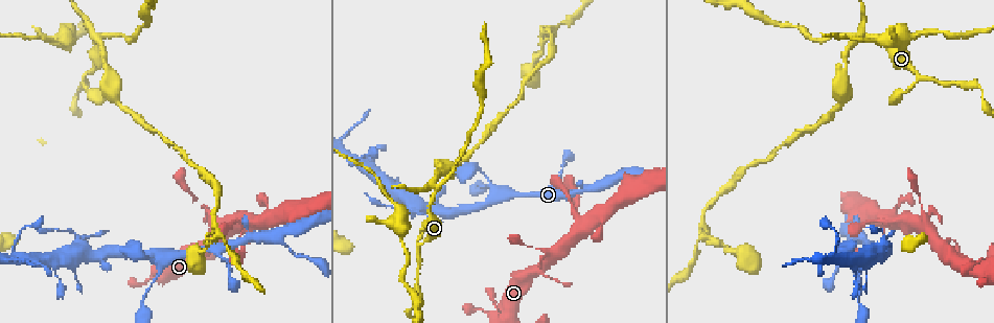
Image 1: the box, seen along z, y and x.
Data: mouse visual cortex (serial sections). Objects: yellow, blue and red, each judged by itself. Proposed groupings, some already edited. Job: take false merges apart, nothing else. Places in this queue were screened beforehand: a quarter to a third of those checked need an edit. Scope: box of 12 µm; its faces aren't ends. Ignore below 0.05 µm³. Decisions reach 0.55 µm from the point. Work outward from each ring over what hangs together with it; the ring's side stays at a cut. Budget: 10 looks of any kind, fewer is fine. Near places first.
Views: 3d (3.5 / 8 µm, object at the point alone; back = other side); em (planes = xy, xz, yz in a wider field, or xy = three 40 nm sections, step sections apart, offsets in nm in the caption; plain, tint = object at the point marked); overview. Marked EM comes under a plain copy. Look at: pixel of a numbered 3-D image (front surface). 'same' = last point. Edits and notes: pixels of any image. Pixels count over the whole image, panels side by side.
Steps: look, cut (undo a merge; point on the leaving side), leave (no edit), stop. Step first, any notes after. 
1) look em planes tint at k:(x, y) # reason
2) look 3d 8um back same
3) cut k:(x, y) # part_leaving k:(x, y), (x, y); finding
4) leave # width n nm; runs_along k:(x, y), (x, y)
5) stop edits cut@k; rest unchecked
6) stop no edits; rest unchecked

look 3d 3.5um back at 1:(498, 194) # four or more arms meet

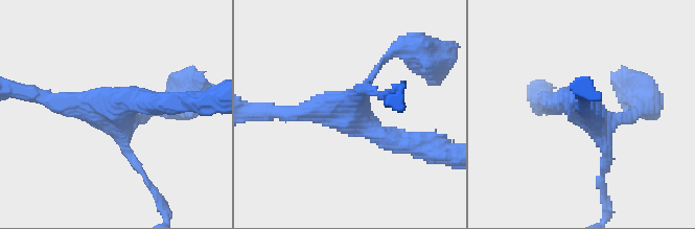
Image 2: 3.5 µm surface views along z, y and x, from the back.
leave # arm_widths 150, 200, 250, 300 nm; runs_along 2:(277, 112), (341, 109), (409, 143); continuous, no second cell

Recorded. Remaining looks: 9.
look 3d 3.5um at 1:(880, 255)

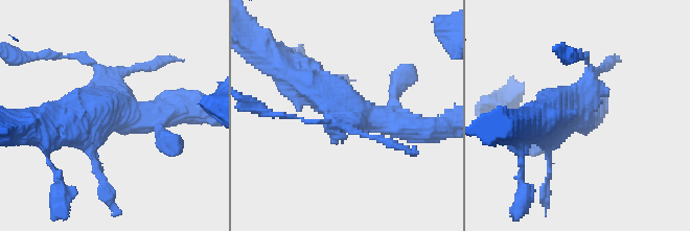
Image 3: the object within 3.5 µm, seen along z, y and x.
look em xy step 2 tint at 3:(346, 103) # shape alone is not enough

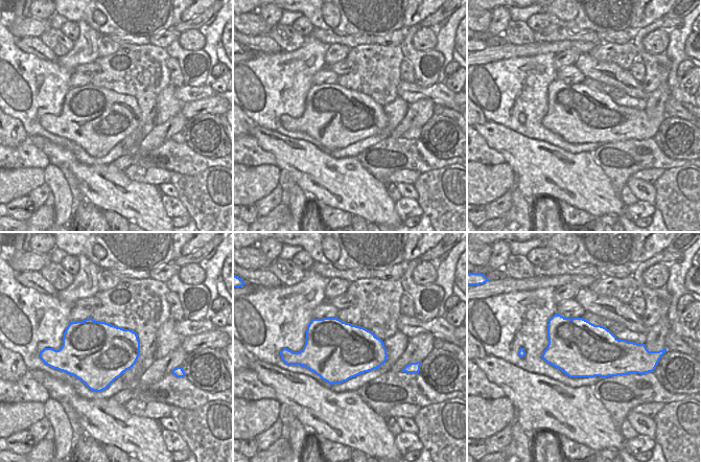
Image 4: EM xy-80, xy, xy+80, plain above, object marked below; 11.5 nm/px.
cut 3:(155, 64) # a second cell is stuck on

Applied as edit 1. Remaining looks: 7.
look overview

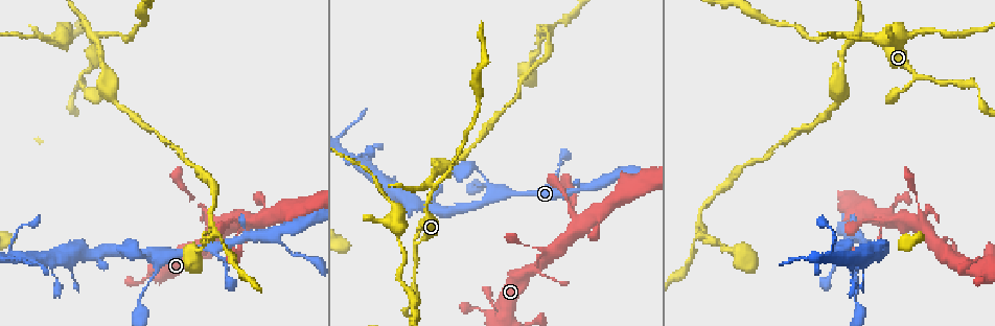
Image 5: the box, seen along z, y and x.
look 3d 8um back at 5:(192, 198) # calibre changes

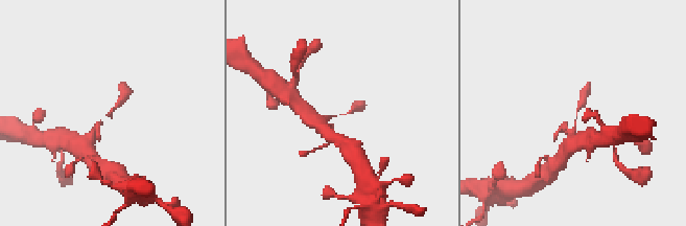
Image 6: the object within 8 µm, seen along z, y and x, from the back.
look 3d 3.5um at 6:(343, 114)

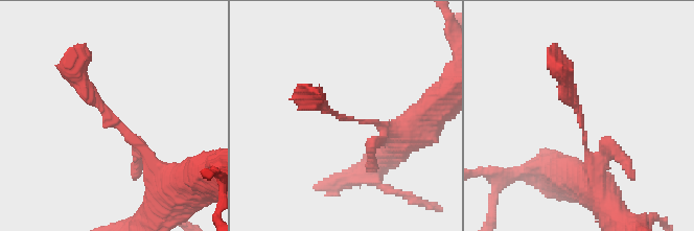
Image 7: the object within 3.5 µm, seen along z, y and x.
look em planes tint at 7:(582, 123) # arm_widths 200, 250 nm

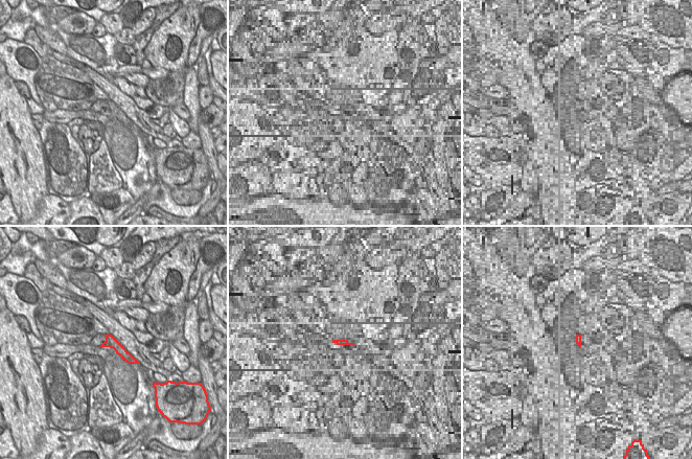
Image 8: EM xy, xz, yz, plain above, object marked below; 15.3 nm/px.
cut 7:(96, 99) # a second cell is stuck on

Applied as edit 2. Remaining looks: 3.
look overview

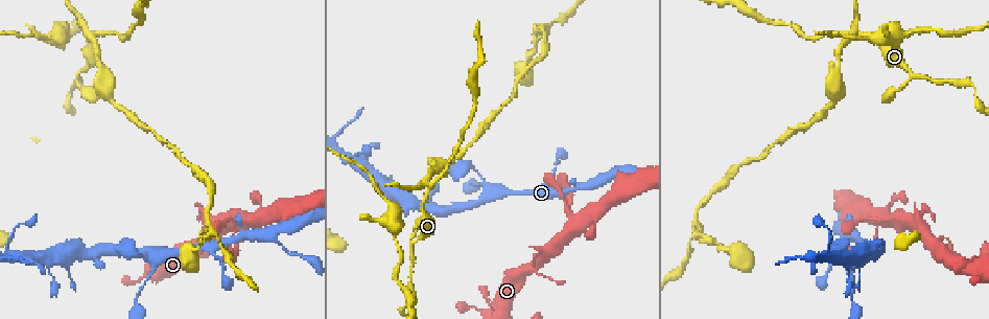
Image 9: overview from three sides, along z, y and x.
look 3d 3.5um at 9:(228, 220) # two arms in line, one across

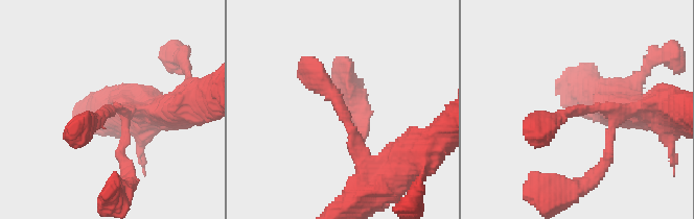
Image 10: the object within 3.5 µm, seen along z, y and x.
leave # runs_along 10:(376, 189), (344, 111), (311, 73); one cell here

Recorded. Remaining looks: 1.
stop edits cut@3, cut@7; rest unchecked

